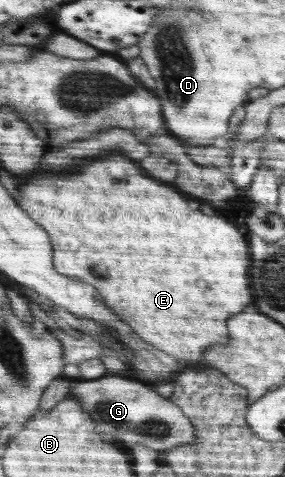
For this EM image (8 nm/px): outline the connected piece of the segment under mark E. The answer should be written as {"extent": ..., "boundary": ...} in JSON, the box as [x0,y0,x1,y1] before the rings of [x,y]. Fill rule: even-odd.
{"extent":[17,155,253,368],"boundary":[[[121,155],[81,165],[73,175],[37,175],[17,184],[17,202],[49,231],[49,239],[57,247],[57,251],[52,251],[52,259],[57,257],[53,259],[57,261],[57,271],[93,283],[105,305],[143,341],[193,368],[207,367],[202,361],[207,347],[229,343],[227,319],[241,313],[253,301],[249,275],[245,275],[251,267],[249,247],[231,223],[191,211],[189,201],[181,193],[145,177],[139,167]]]}

